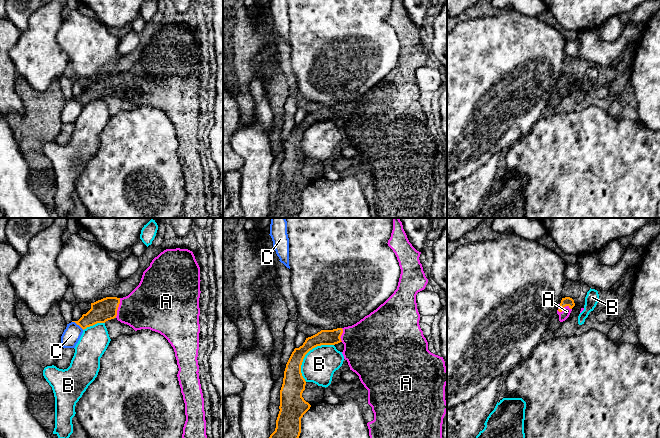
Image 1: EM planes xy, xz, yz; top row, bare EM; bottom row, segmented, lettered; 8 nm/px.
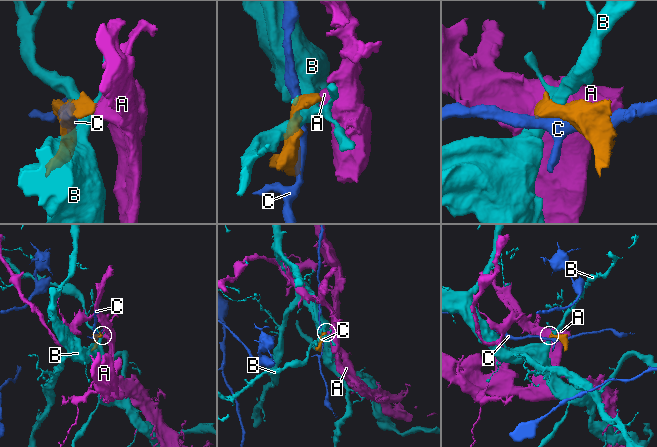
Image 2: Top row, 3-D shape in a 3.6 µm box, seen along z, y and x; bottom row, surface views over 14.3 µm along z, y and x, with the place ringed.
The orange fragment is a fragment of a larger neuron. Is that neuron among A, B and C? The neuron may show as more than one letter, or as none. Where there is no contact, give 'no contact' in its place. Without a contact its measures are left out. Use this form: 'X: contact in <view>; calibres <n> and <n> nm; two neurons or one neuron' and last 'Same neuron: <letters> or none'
A: contact in yz; calibres 80 and 70 nm; one neuron
B: contact in xz; calibres 170 and 280 nm; two neurons
C: contact in xy; calibres 180 and 140 nm; two neurons
Same neuron: A

